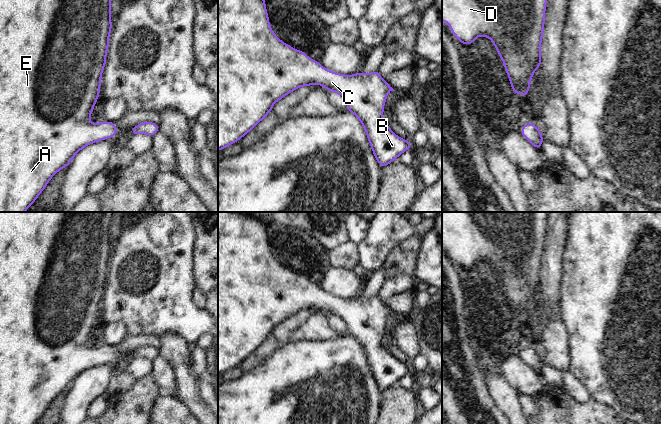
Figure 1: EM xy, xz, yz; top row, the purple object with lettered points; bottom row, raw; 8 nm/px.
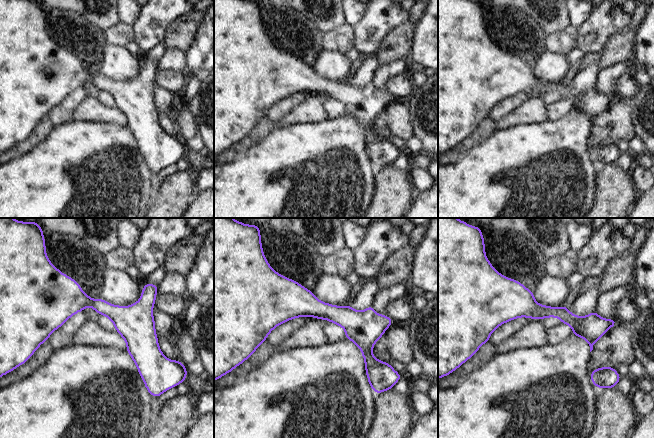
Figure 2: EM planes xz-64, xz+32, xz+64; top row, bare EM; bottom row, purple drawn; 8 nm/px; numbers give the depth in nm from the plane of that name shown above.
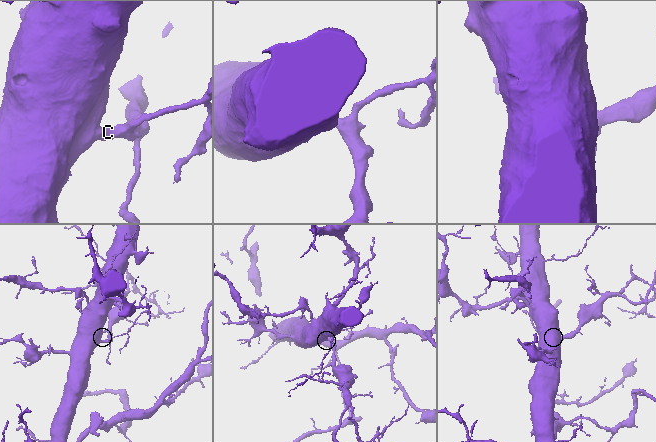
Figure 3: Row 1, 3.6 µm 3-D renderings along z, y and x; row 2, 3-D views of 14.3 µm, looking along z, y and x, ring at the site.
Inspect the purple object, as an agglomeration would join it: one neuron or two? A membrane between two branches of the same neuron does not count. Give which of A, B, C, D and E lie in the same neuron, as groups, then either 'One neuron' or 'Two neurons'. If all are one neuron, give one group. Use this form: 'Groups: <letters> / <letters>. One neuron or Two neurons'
Groups: A B C D E. One neuron.

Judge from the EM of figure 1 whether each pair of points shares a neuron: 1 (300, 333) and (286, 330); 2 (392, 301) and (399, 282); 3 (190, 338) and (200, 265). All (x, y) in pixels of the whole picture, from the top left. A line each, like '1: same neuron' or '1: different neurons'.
1: different neurons
2: different neurons
3: different neurons

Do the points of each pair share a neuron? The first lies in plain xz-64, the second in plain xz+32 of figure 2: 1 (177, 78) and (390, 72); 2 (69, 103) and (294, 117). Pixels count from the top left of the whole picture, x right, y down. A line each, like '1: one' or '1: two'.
1: two
2: two

